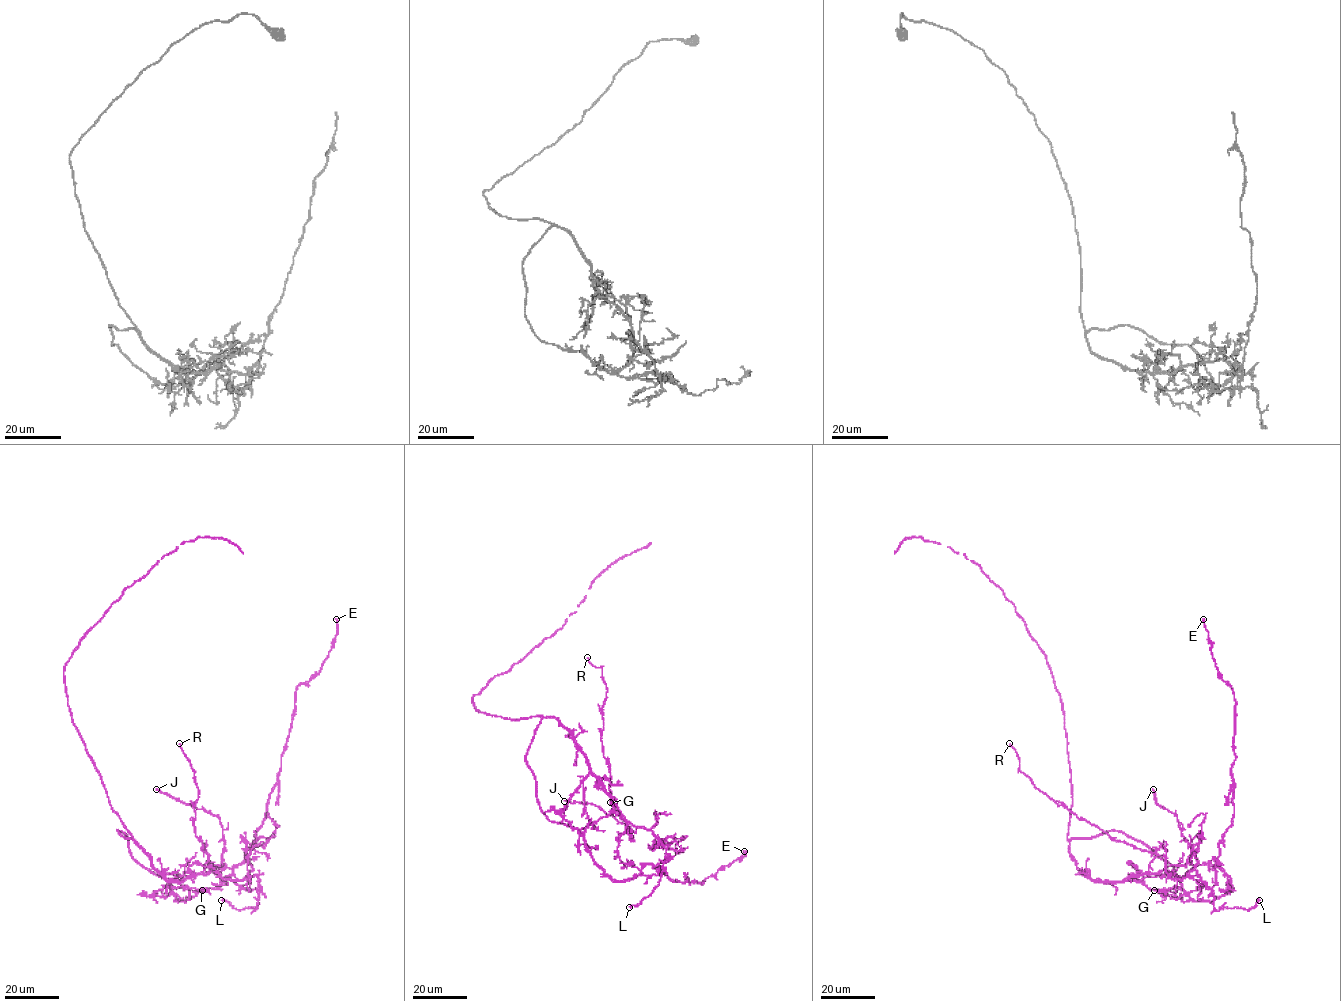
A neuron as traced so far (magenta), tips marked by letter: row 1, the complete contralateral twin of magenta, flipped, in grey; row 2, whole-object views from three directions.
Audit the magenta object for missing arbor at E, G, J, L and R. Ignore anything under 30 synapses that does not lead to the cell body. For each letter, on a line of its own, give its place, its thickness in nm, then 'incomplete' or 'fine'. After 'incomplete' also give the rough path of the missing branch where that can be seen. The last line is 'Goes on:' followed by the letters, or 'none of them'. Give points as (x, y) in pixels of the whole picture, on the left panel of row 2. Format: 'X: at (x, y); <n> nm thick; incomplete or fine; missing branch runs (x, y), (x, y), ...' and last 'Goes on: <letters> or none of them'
E: at (336, 619); 320 nm thick; fine
G: at (202, 890); 200 nm thick; fine
J: at (156, 789); 160 nm thick; fine
L: at (221, 900); 420 nm thick; fine
R: at (179, 743); 90 nm thick; fine
Goes on: none of them

